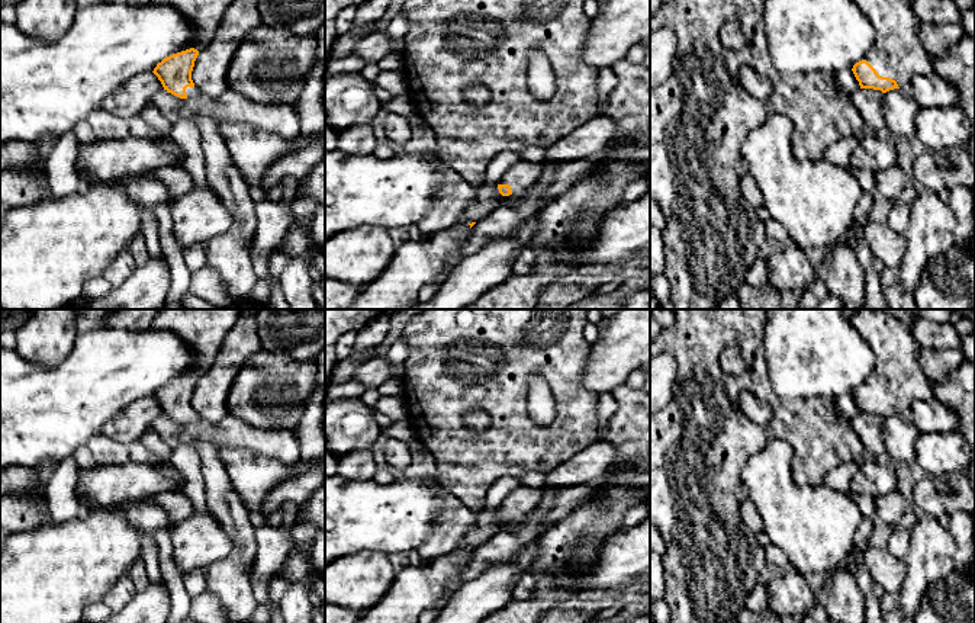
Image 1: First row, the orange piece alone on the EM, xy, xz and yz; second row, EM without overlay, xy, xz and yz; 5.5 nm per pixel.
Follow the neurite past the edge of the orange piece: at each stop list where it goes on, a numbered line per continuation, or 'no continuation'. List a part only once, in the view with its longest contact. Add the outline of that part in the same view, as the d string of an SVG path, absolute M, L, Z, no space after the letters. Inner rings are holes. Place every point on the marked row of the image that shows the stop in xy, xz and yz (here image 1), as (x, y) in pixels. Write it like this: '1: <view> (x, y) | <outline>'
1: xz (523, 174) | M521 160L515 163L498 182L499 184L509 184L512 193L530 189L541 173L541 163Z
2: yz (898, 53) | M853 0L876 30L866 61L882 77L908 87L914 76L934 73L930 55L920 41L920 19L907 0Z

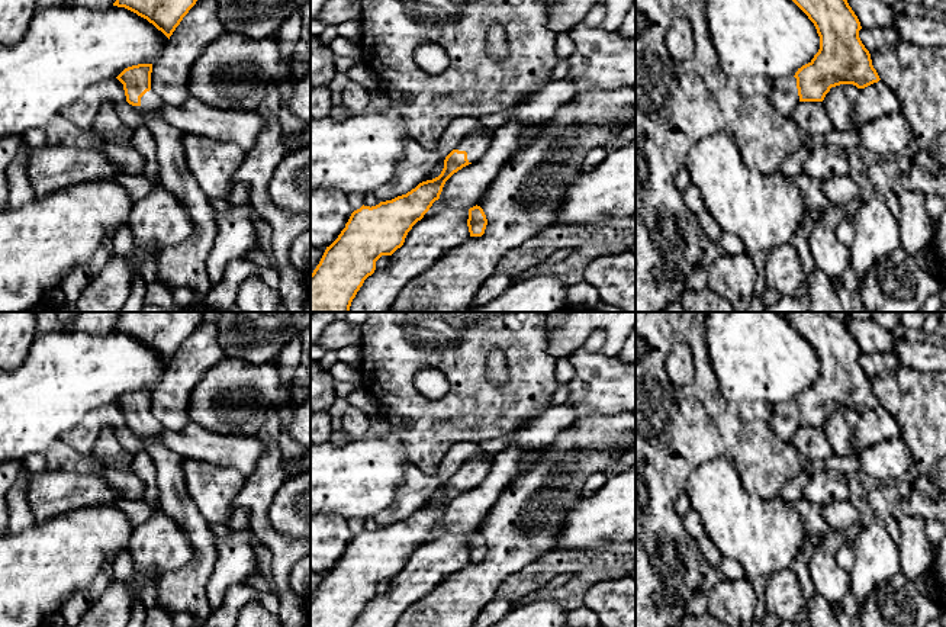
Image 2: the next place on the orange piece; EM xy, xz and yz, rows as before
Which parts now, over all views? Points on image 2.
1: xy (184, 264) | M151 89L141 97L141 104L133 107L142 115L142 125L155 139L160 181L187 206L194 229L183 242L158 253L157 279L174 289L190 289L196 296L196 305L203 305L213 286L207 257L218 231L216 210L189 170L183 147L184 132L163 119L164 106Z

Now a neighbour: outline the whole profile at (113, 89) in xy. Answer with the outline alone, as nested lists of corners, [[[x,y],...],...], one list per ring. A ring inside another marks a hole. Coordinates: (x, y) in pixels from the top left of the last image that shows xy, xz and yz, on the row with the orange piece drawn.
[[[118,78],[87,89],[75,102],[65,106],[59,113],[78,129],[87,129],[97,110],[106,102],[126,102],[123,84]]]

